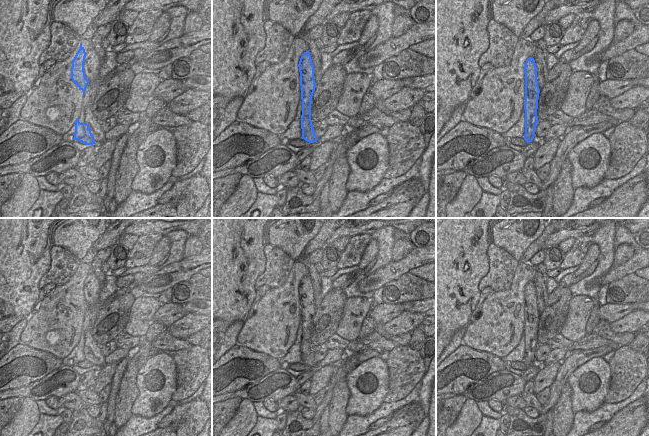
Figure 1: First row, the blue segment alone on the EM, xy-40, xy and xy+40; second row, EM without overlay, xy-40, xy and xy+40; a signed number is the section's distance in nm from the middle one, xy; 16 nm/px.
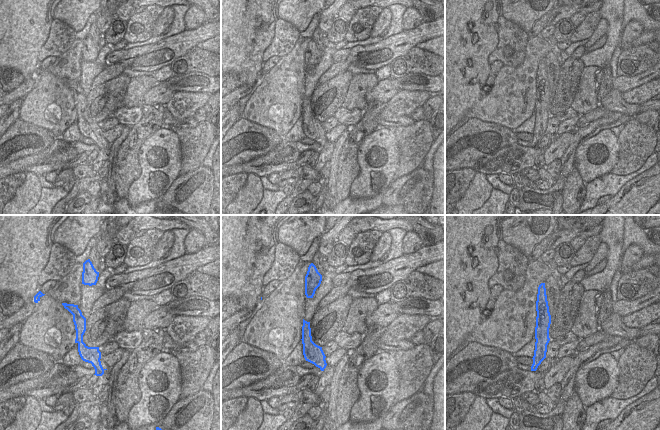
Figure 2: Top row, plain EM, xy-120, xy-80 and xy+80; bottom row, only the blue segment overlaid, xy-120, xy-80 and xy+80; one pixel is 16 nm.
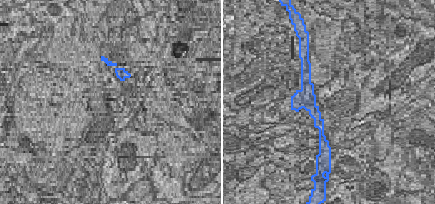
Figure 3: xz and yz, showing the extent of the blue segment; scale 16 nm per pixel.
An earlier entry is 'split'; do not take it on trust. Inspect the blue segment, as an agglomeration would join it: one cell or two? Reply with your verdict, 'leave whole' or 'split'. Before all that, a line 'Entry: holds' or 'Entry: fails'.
Entry: holds
split

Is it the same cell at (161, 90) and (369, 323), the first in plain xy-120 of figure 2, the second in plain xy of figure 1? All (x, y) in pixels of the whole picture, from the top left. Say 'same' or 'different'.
different

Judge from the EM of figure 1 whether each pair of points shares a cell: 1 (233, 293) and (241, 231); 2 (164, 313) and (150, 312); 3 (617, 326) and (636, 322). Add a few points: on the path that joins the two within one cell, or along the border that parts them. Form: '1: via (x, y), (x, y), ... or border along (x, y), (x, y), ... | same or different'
1: via (233, 278), (233, 253), (236, 250), (236, 246) | same
2: via (161, 313), (153, 313) | same
3: via (622, 324), (631, 323) | same

